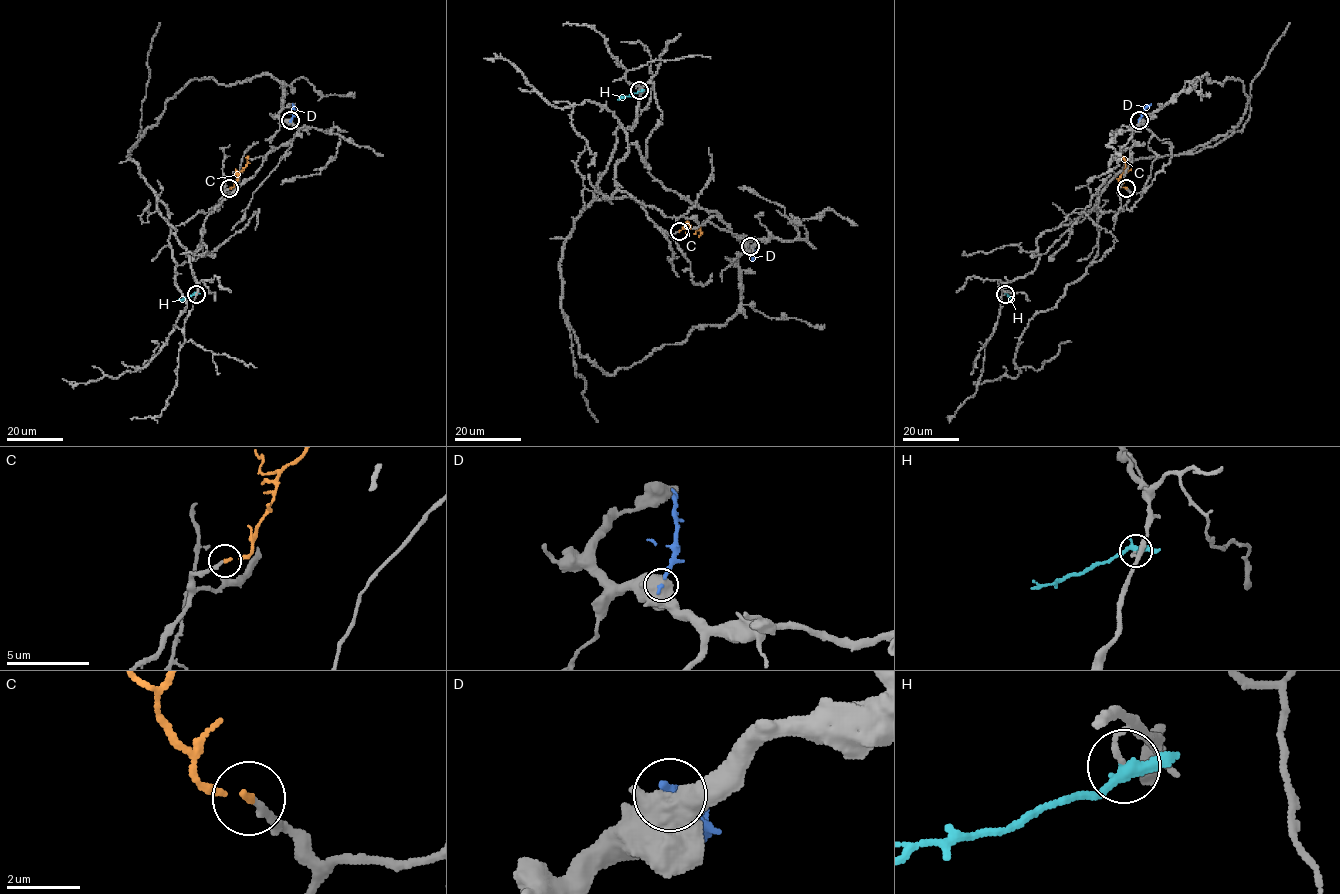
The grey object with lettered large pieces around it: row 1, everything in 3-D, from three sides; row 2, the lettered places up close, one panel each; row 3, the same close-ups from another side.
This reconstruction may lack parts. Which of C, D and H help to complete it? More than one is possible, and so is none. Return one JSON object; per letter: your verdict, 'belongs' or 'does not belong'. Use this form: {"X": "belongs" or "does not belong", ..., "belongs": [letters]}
{"C": "belongs", "D": "does not belong", "H": "does not belong", "belongs": ["C"]}

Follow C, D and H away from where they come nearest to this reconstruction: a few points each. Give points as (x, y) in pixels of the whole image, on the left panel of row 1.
C: (229, 188), (246, 166), (246, 156)
D: (290, 121), (292, 104)
H: (196, 294), (177, 300)

